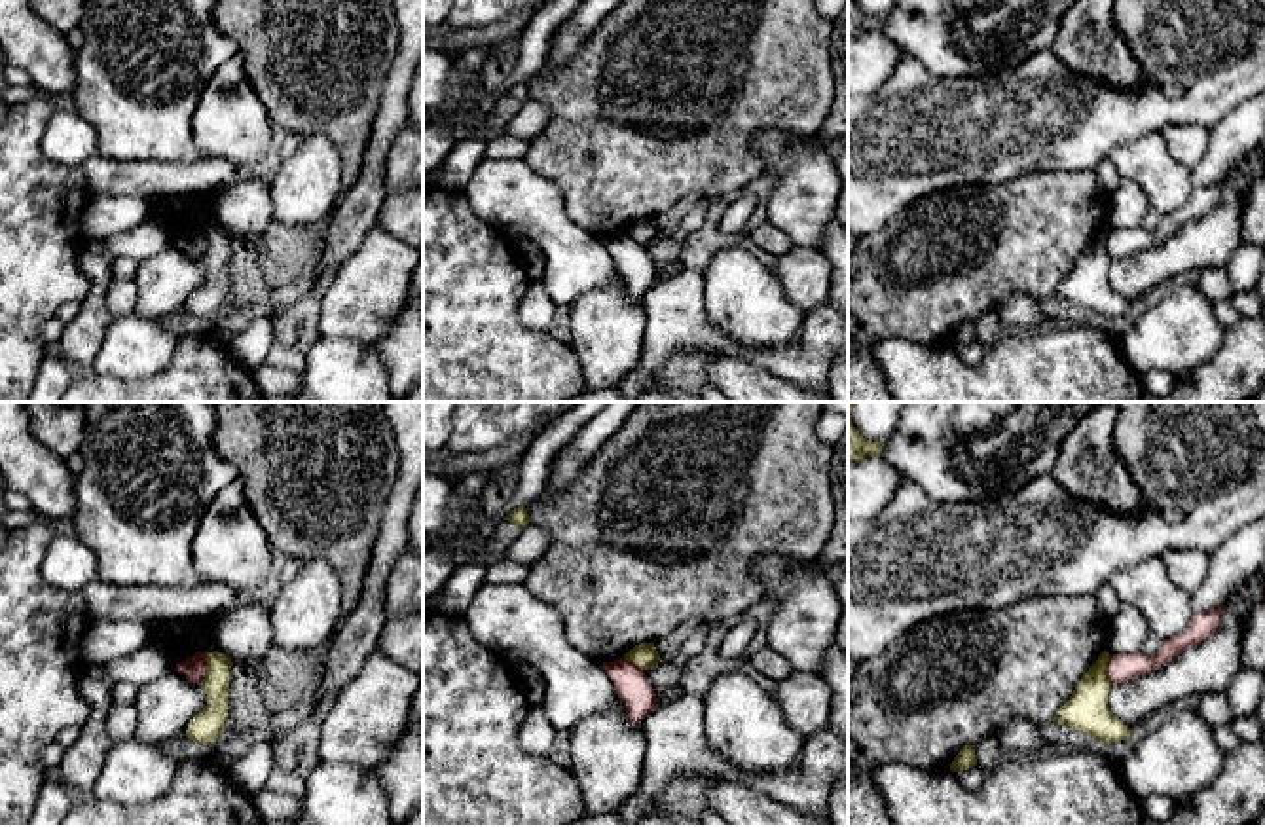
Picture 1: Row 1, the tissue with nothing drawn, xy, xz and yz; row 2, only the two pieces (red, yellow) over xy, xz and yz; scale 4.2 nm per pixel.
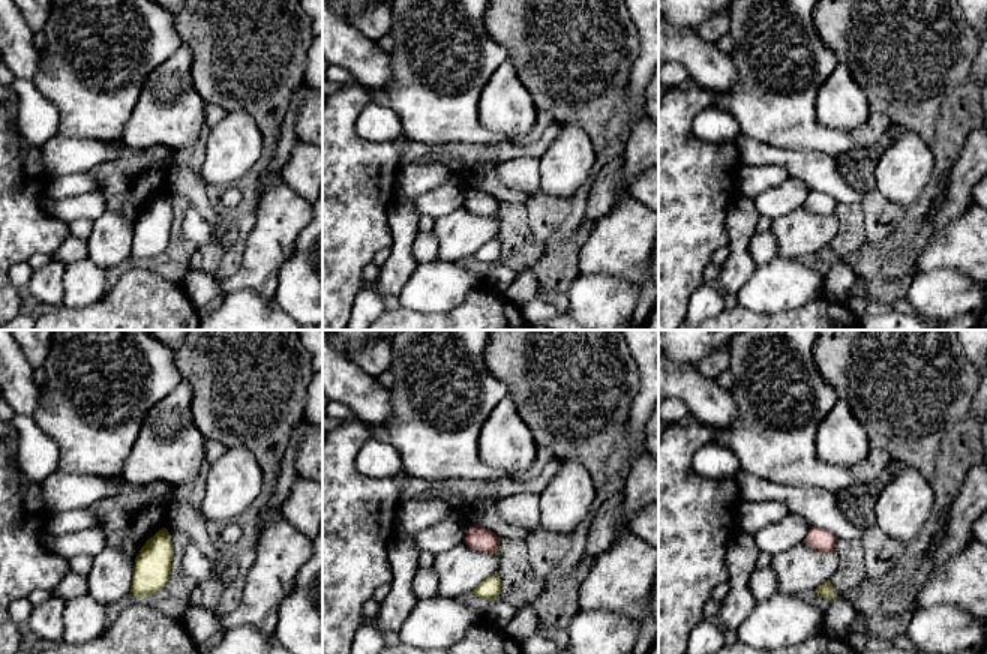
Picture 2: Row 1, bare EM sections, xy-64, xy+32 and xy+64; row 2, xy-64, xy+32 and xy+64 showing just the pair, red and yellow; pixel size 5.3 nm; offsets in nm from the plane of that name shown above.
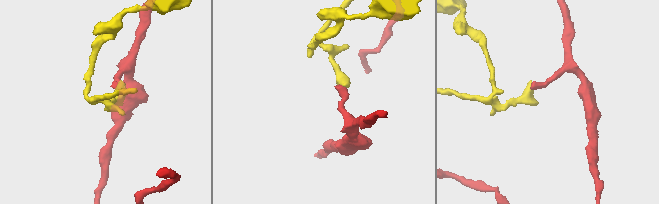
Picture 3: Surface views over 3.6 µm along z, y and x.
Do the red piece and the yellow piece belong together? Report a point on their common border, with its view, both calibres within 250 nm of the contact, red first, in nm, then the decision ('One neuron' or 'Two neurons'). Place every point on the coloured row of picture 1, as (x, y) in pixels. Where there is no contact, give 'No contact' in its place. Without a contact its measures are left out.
Touches red at xy (205, 668). Thickness 100 nm (red) against 130 nm. Two neurons

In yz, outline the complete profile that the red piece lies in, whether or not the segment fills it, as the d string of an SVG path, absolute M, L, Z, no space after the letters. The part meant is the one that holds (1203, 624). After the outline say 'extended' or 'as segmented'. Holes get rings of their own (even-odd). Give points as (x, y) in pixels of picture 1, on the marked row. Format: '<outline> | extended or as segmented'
M1219 605L1212 611L1195 613L1187 630L1174 635L1172 639L1164 639L1155 656L1147 656L1140 651L1130 654L1109 654L1109 681L1117 685L1138 675L1149 673L1180 656L1185 649L1202 643L1219 626L1223 611L1225 605Z | as segmented

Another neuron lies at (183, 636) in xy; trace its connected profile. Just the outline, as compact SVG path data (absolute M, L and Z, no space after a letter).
M180 618L157 628L156 639L163 641L176 656L176 664L199 652L199 641L205 634L205 622L199 618Z

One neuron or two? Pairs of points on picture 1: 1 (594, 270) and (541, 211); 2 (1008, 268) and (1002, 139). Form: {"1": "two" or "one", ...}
{"1": "one", "2": "two"}

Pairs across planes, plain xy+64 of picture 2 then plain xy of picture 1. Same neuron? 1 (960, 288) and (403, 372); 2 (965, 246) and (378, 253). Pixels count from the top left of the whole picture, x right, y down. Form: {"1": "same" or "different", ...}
{"1": "different", "2": "same"}

